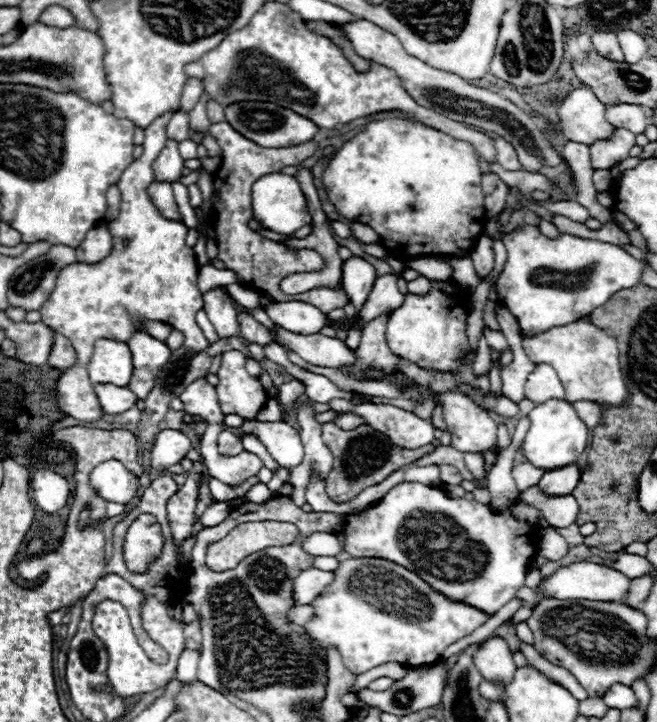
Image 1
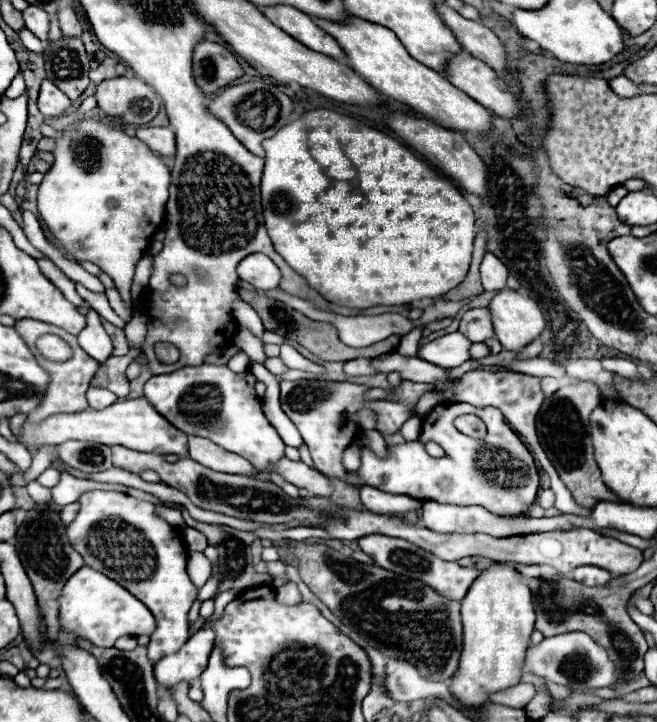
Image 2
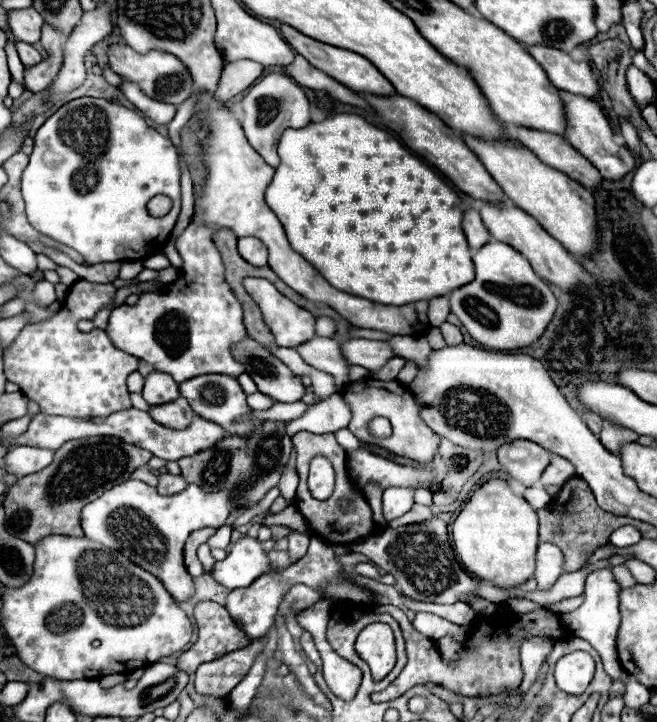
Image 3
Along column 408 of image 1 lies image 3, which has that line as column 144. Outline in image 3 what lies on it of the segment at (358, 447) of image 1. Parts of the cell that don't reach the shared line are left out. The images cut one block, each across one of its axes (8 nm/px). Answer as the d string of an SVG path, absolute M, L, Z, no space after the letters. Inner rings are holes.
M94 436L66 442L60 450L56 450L50 466L20 478L14 486L10 486L10 490L18 490L18 508L14 492L8 496L10 502L6 498L6 526L10 526L10 534L28 544L38 544L42 538L52 534L76 538L84 536L80 528L80 510L112 486L128 480L136 468L150 460L150 456L152 454L148 450L126 444L114 436ZM12 510L18 510L18 516L12 516Z

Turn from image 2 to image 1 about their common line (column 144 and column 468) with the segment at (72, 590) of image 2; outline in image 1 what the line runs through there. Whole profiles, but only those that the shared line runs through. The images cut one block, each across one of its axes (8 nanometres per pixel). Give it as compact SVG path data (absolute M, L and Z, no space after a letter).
M350 558L340 562L334 574L336 582L332 582L332 586L328 586L328 590L316 598L316 616L304 628L320 648L326 650L326 646L336 646L340 654L344 654L344 664L350 670L356 670L356 674L362 674L384 662L400 662L404 666L432 664L450 644L472 634L488 620L484 612L472 610L472 606L448 602L442 594L436 594L428 584L424 584L422 578L416 578L416 574L410 570L404 570L402 566L396 566L388 560Z

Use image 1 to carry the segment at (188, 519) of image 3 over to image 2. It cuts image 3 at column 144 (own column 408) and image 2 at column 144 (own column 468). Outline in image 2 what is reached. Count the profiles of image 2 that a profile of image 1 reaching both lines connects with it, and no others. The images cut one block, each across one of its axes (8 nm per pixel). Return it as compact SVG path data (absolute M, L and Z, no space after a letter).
M90 490L78 502L80 512L66 528L68 542L84 558L86 566L116 580L154 614L156 630L150 636L148 660L154 664L176 652L190 638L186 616L198 594L198 588L186 574L188 552L182 542L182 532L158 518L152 502L122 492Z

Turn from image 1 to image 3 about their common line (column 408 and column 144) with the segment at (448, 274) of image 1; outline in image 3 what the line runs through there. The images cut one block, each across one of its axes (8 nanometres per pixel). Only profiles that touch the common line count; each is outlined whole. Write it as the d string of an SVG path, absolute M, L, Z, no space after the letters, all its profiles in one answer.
M156 254L156 256L148 256L142 260L144 268L152 268L152 270L162 270L162 268L168 268L170 262L162 256L162 254Z

